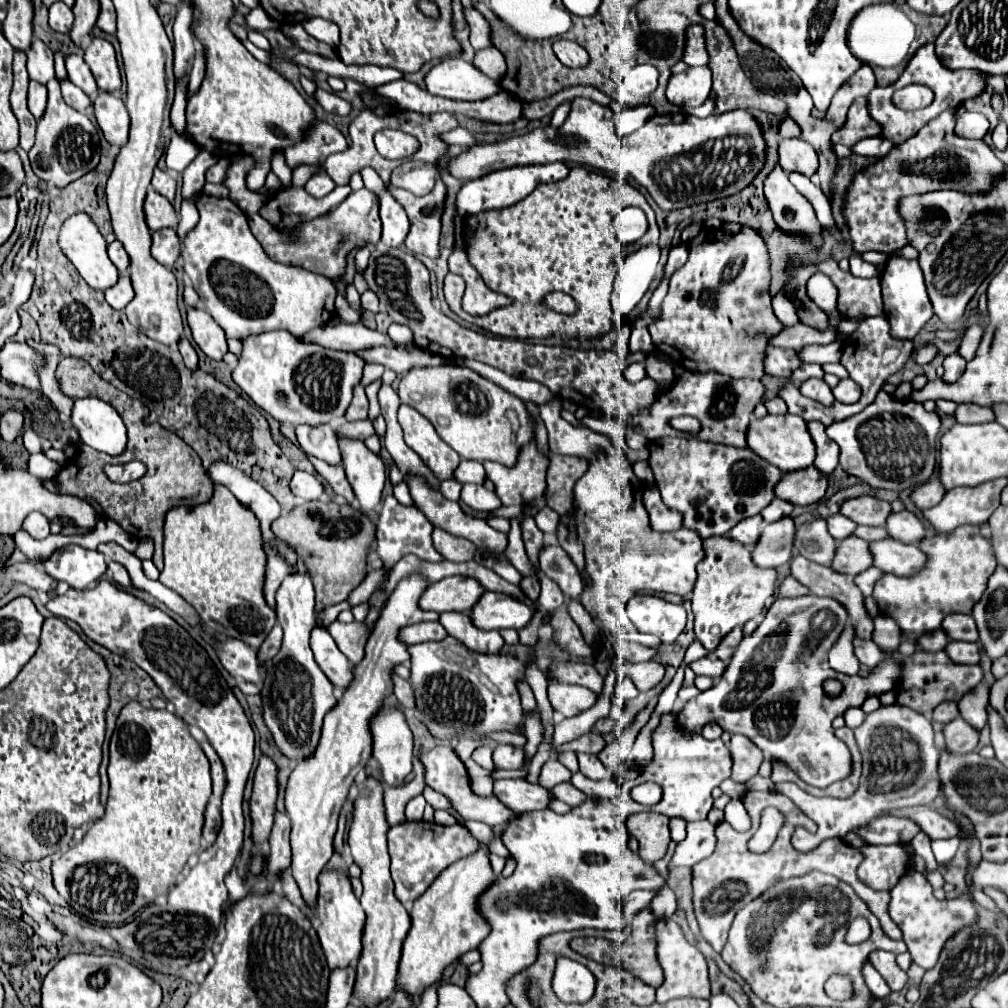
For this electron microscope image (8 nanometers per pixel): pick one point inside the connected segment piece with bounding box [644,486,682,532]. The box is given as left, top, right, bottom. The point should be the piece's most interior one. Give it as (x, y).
(662, 519)

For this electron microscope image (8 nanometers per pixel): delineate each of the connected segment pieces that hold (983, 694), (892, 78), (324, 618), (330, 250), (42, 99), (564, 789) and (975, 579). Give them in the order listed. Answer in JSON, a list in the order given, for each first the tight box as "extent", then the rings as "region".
[{"extent":[958,684,990,730],"region":[[[980,684],[976,690],[968,692],[968,694],[958,702],[960,716],[962,716],[966,722],[970,722],[976,730],[982,730],[984,724],[986,724],[986,720],[988,720],[988,712],[986,712],[988,694],[990,694],[990,686]]]},{"extent":[872,64,900,86],"region":[[[872,64],[872,68],[874,68],[876,76],[878,76],[878,86],[888,86],[888,84],[896,82],[898,76],[900,76],[898,70],[892,70],[892,68],[878,68],[876,64]]]},{"extent":[317,600,350,627],"region":[[[347,600],[340,604],[329,606],[318,613],[317,623],[324,627],[328,627],[332,622],[337,620],[339,613],[345,609],[350,609],[350,605]]]},{"extent":[248,188,382,284],"region":[[[362,188],[358,192],[350,192],[350,196],[342,204],[338,204],[334,210],[330,210],[326,216],[320,216],[320,218],[304,224],[298,234],[298,240],[296,240],[296,236],[280,236],[258,214],[250,214],[248,222],[250,222],[252,234],[256,236],[256,240],[262,244],[264,252],[274,262],[310,270],[314,274],[326,276],[334,284],[338,284],[346,272],[348,254],[366,244],[378,244],[380,228],[382,228],[380,216],[378,216],[378,198],[376,198],[376,194],[368,192],[366,188]]]},{"extent":[28,80,46,118],"region":[[[30,80],[30,88],[28,88],[28,108],[30,112],[40,118],[46,110],[46,86],[40,86],[38,82]]]},{"extent":[558,782,586,806],"region":[[[560,782],[558,784],[558,800],[564,800],[570,806],[580,806],[580,802],[586,800],[586,794],[574,788],[570,782]]]},{"extent":[872,526,996,640],"region":[[[960,526],[948,534],[930,532],[920,542],[920,548],[928,554],[928,562],[922,572],[910,578],[884,574],[880,582],[876,582],[872,594],[880,610],[898,622],[904,638],[908,640],[940,628],[940,622],[948,614],[970,614],[972,606],[984,594],[988,578],[996,568],[990,540],[980,532],[978,526]]]}]

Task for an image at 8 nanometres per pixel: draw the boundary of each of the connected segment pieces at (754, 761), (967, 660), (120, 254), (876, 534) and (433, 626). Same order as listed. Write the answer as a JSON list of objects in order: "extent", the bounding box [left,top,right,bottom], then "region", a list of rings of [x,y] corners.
[{"extent":[730,734,764,782],"region":[[[734,734],[730,740],[730,754],[734,760],[734,768],[732,768],[734,782],[748,782],[758,774],[764,756],[760,754],[760,748],[752,744],[748,738]]]},{"extent":[946,640,982,664],"region":[[[952,640],[946,646],[946,654],[954,662],[960,662],[960,664],[978,664],[982,650],[980,650],[980,644],[976,644],[976,642],[956,642],[956,640]]]},{"extent":[108,240,130,272],"region":[[[114,240],[112,244],[108,244],[108,256],[110,256],[110,260],[114,262],[114,266],[116,266],[120,272],[126,272],[126,270],[128,270],[130,260],[128,260],[128,254],[126,254],[124,246],[122,246],[118,240]]]},{"extent":[854,526,888,542],"region":[[[858,526],[854,536],[860,536],[866,542],[876,542],[876,540],[884,540],[888,538],[888,532],[884,528],[870,528],[870,526]]]},{"extent":[400,622,448,644],"region":[[[420,622],[420,624],[412,624],[406,626],[400,632],[400,638],[406,644],[418,644],[418,642],[428,642],[428,640],[444,640],[448,636],[448,632],[444,630],[444,626],[440,626],[440,622]]]}]

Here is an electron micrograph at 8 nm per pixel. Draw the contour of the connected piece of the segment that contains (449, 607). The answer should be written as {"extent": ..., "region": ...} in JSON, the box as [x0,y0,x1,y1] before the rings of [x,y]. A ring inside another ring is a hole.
{"extent":[420,576,484,612],"region":[[[448,576],[428,586],[420,598],[422,610],[434,612],[470,612],[484,594],[484,586],[476,578]]]}

